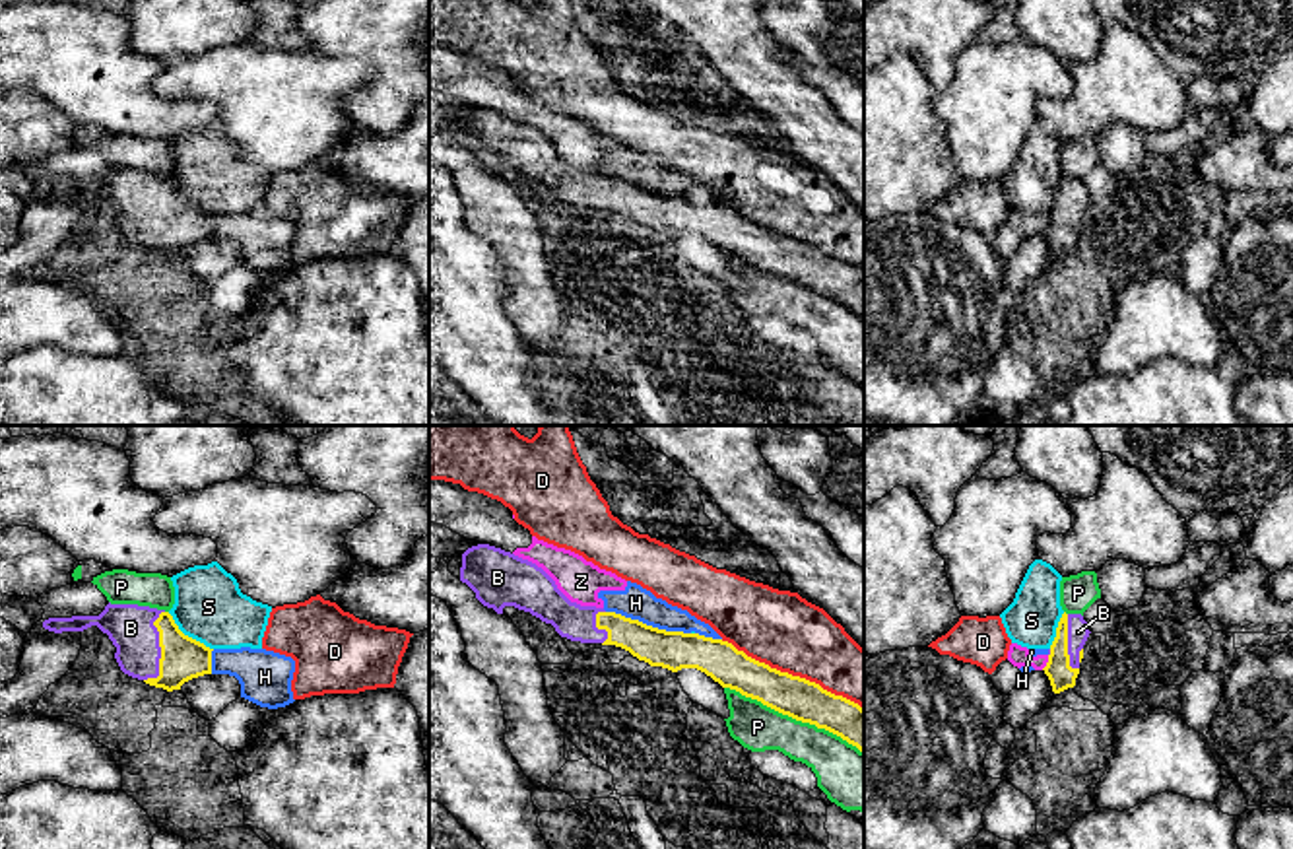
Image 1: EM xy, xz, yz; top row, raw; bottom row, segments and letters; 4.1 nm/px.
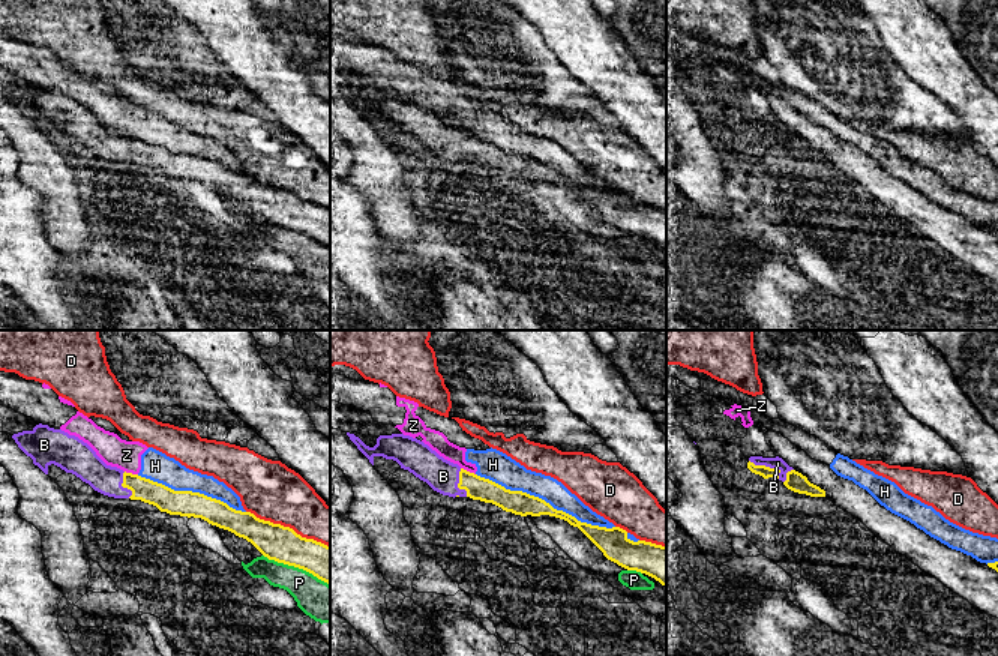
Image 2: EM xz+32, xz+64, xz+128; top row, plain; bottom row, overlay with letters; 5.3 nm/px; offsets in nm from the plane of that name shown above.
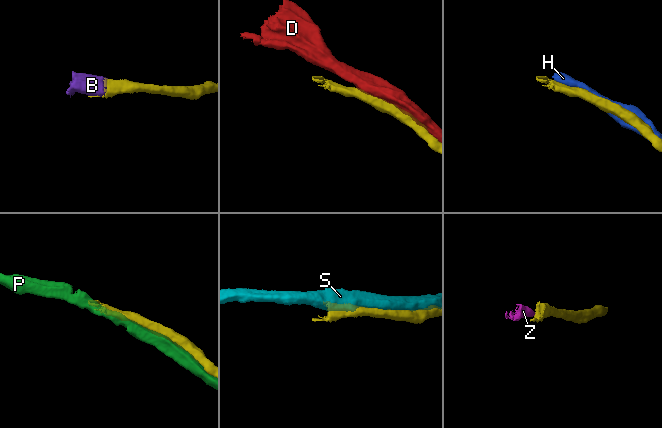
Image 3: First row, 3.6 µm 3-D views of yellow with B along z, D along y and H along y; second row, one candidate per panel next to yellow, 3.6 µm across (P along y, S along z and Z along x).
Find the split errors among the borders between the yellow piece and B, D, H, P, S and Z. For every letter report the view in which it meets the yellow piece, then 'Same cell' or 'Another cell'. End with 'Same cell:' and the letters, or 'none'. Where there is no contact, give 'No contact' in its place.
B: Touches yellow in xy. Same cell
D: Touches yellow in xz. Another cell
H: Touches yellow in xz. Another cell
P: Touches yellow in xz. Another cell
S: Touches yellow in xy. Another cell
Z: Touches yellow in yz. Another cell
Same cell: B

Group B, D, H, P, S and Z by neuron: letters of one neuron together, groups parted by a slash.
B / D / H Z / P / S

